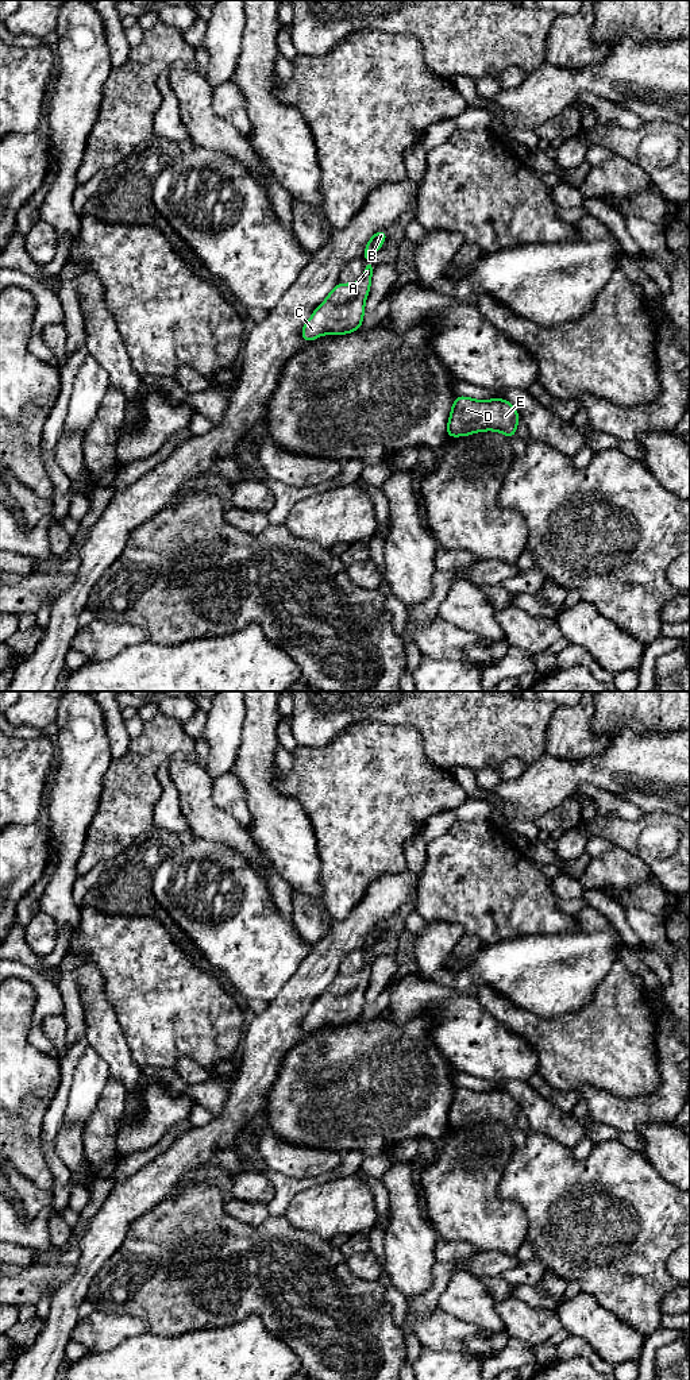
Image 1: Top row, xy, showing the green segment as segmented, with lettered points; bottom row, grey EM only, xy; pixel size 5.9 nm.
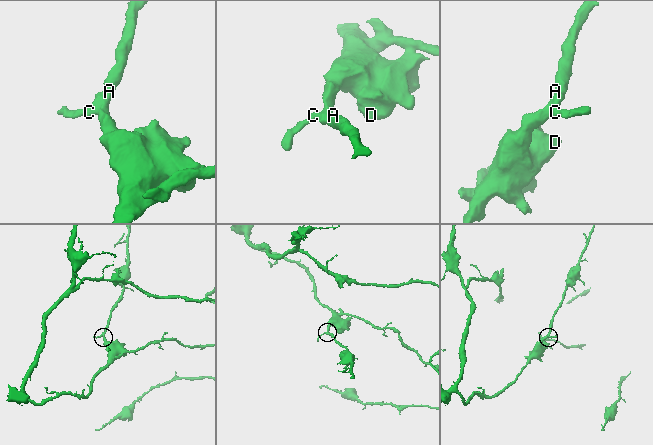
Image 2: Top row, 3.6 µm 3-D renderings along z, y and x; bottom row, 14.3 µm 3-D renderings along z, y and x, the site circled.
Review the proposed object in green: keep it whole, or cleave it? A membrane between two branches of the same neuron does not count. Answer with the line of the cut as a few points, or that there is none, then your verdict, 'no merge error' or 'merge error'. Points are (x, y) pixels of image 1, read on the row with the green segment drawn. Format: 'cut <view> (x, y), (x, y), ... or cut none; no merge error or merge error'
cut none; no merge error

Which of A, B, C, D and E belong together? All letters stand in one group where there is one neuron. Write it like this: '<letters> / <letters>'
A B C D E

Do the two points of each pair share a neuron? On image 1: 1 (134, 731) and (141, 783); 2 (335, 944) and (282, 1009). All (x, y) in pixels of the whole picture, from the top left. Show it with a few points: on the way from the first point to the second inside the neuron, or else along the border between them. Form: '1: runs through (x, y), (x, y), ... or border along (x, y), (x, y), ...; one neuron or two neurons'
1: border along (145, 721), (141, 732), (131, 737); two neurons
2: runs through (323, 960), (309, 982), (299, 993); one neuron

